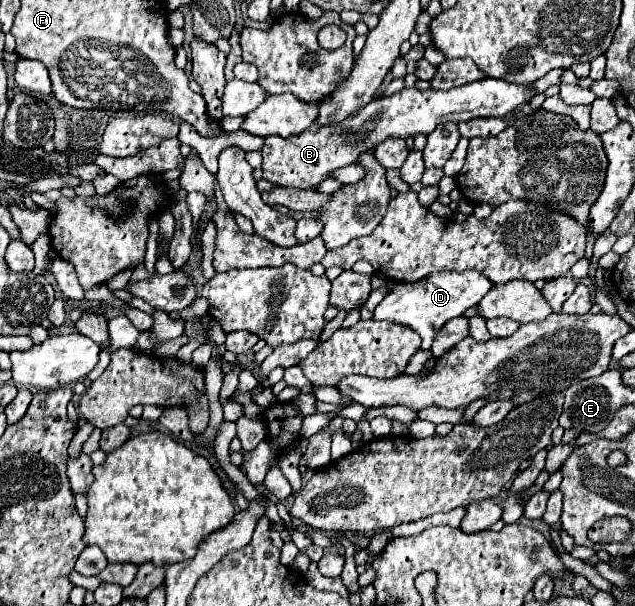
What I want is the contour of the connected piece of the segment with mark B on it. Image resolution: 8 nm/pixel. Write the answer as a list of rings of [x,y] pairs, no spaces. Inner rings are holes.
[[[482,79],[448,91],[420,91],[402,89],[390,97],[374,97],[368,105],[340,121],[340,125],[310,125],[296,137],[268,135],[262,145],[262,171],[264,179],[280,187],[316,189],[336,169],[358,161],[364,149],[376,149],[388,137],[408,139],[416,135],[430,135],[438,125],[446,121],[470,121],[474,117],[504,117],[518,105],[532,99],[532,89],[526,85],[506,83],[502,79]]]

